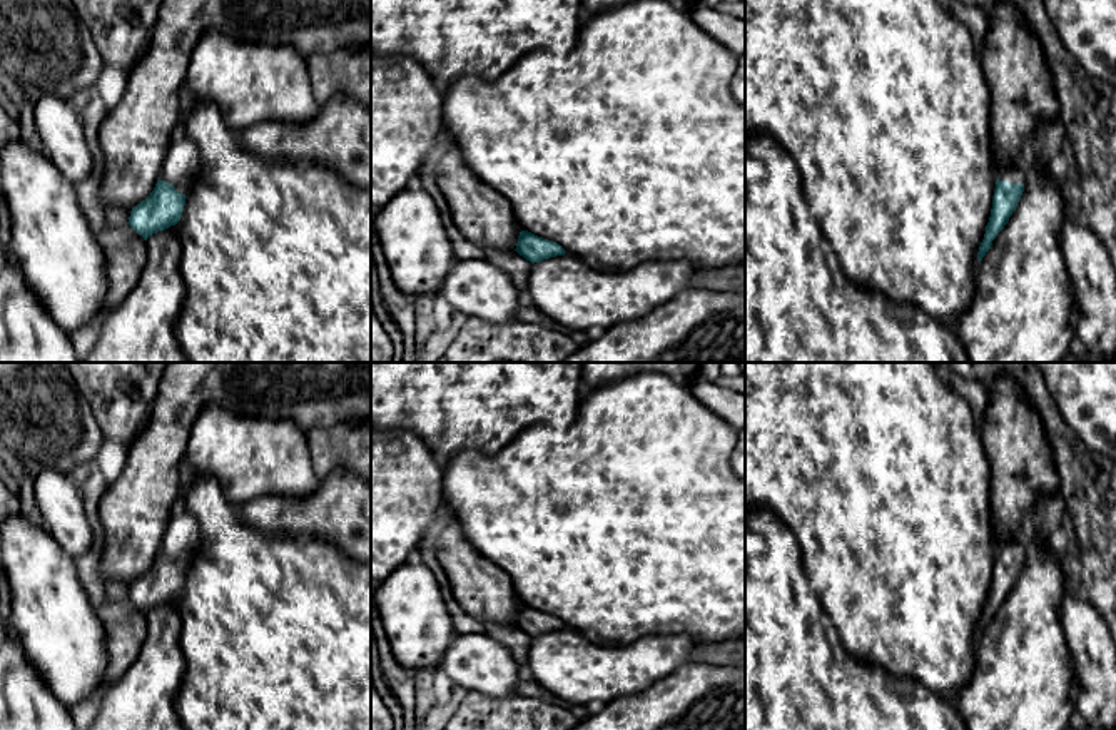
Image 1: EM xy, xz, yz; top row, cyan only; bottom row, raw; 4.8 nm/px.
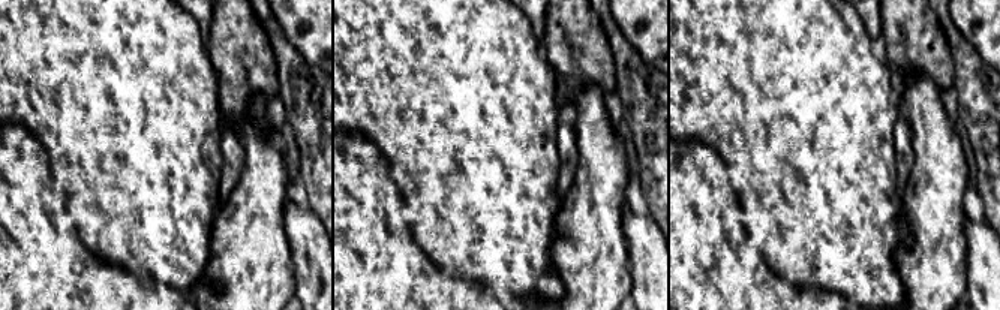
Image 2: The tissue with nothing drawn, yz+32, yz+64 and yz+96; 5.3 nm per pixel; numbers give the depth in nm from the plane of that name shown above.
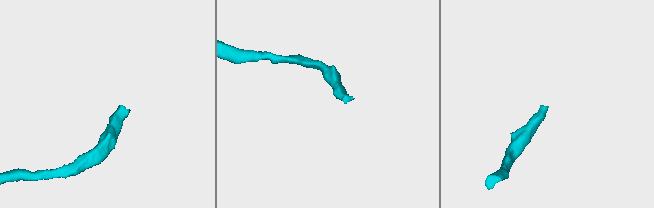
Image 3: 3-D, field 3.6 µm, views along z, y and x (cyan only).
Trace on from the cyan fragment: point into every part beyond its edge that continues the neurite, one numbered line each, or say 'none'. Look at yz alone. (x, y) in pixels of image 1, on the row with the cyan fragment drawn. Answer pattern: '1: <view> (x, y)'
1: yz (1014, 174)

